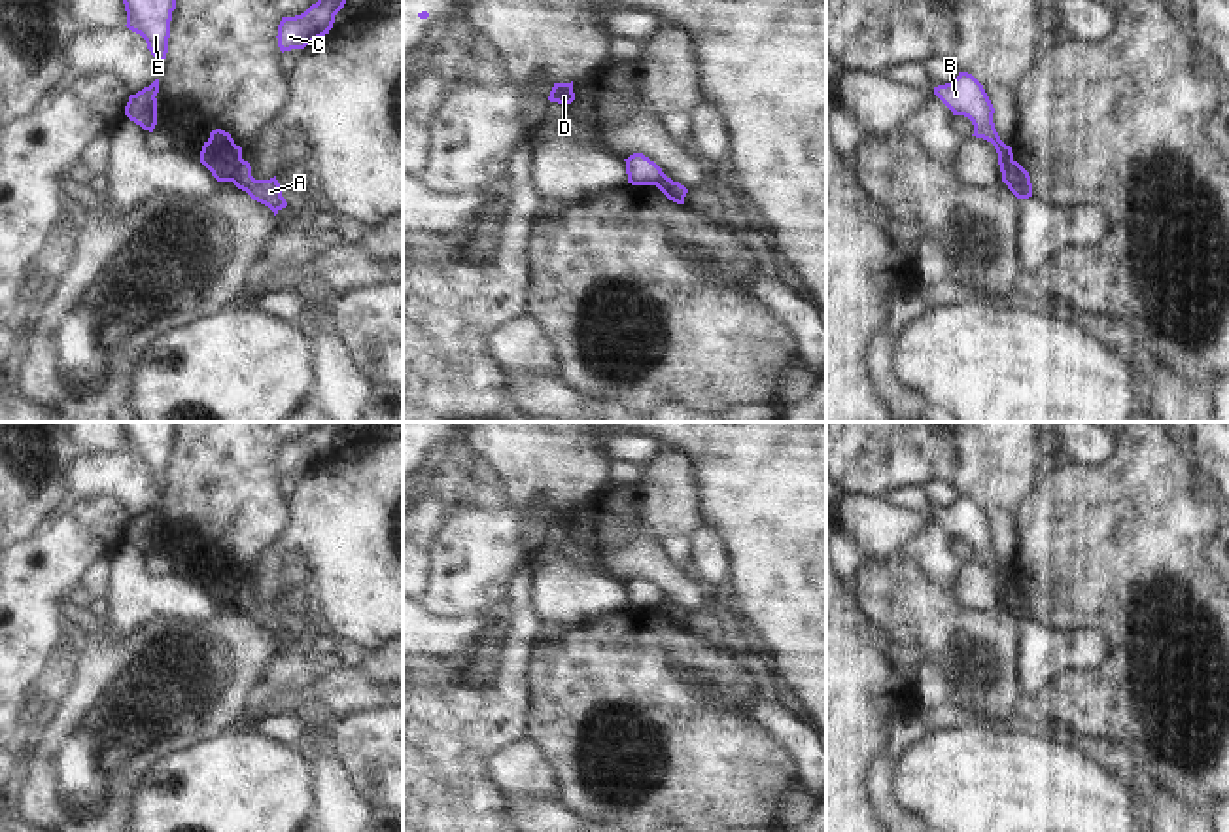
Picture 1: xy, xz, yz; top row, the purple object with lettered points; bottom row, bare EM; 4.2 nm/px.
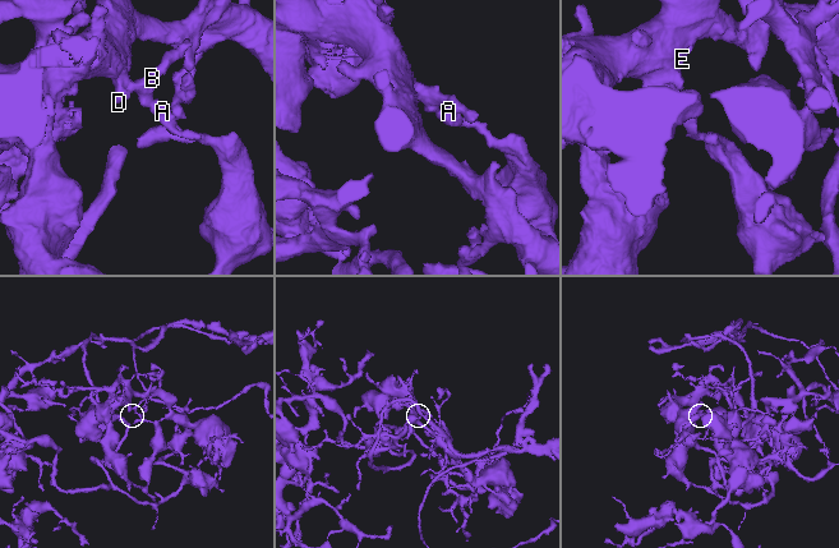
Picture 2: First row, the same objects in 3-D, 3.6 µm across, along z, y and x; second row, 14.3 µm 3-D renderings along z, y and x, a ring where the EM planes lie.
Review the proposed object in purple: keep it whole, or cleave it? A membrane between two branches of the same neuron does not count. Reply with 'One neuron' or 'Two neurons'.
Two neurons.

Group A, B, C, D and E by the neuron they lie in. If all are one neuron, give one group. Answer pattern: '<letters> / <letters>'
A / B C D E

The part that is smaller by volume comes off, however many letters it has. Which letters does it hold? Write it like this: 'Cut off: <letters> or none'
Cut off: A.

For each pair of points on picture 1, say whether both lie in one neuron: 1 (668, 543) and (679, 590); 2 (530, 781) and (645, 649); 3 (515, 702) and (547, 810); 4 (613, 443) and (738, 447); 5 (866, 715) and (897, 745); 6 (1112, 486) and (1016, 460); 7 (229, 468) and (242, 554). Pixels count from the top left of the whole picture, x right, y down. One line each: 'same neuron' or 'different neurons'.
1: different neurons
2: different neurons
3: different neurons
4: different neurons
5: different neurons
6: different neurons
7: same neuron

